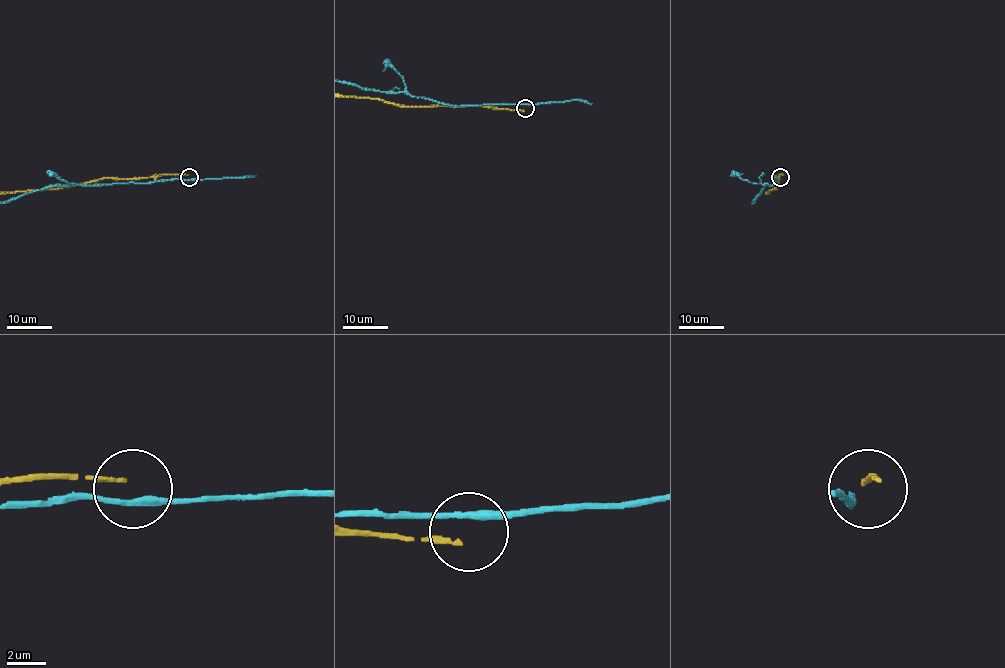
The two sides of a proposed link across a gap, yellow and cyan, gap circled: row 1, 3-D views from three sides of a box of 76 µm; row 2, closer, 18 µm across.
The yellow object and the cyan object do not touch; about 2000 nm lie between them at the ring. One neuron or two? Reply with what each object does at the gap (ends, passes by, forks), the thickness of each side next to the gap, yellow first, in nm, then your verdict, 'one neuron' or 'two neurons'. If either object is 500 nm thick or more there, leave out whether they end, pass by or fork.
yellow ends there; cyan passes by; 240 nm thick on the yellow side, 380 nm on the other; two neurons

